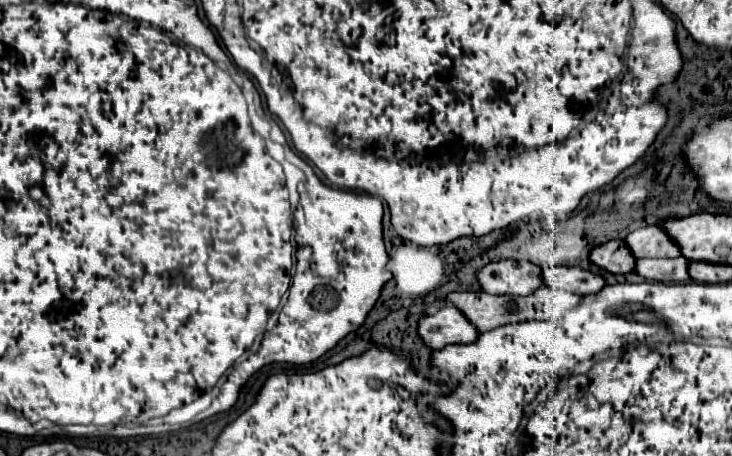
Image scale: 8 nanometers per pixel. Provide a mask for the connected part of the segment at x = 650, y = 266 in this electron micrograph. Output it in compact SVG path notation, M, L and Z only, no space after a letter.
M643 258L637 260L635 272L645 280L657 282L689 282L689 260L679 258Z

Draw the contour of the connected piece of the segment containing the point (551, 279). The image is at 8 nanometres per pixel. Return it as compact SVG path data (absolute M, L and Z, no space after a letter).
M549 266L545 268L545 284L559 290L569 290L581 296L597 294L605 288L605 280L599 274L583 270L579 266L565 268L565 266Z

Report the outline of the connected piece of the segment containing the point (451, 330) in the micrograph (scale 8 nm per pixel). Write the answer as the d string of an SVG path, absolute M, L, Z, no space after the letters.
M445 306L437 314L419 320L419 334L429 348L437 350L449 344L477 342L481 332L461 314L461 310L457 310L457 306Z

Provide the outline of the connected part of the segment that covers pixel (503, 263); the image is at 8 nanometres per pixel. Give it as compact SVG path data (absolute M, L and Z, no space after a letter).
M499 260L491 262L479 270L477 278L485 292L489 294L511 294L511 296L529 296L533 290L543 286L541 266L531 262L517 260Z

